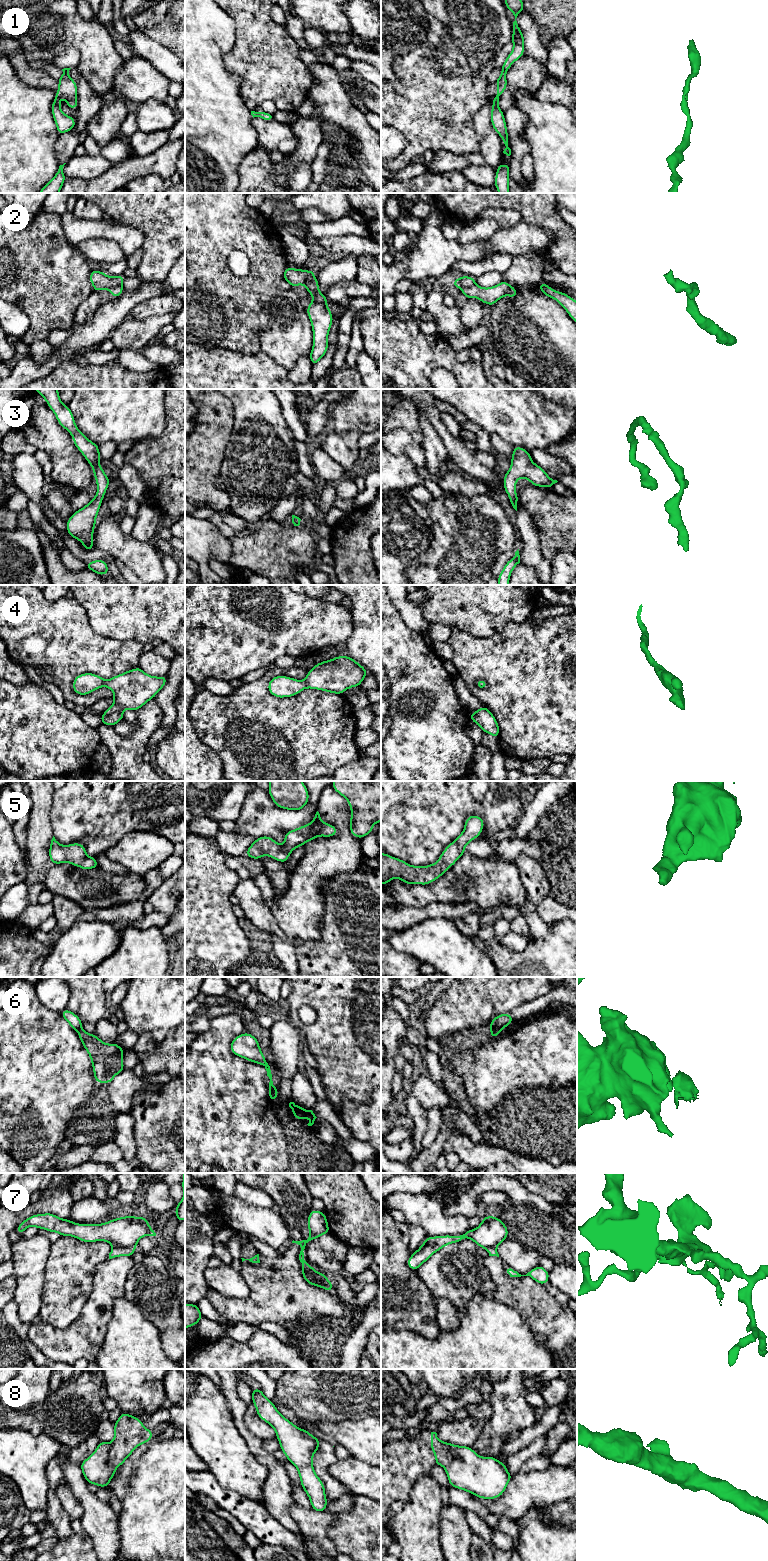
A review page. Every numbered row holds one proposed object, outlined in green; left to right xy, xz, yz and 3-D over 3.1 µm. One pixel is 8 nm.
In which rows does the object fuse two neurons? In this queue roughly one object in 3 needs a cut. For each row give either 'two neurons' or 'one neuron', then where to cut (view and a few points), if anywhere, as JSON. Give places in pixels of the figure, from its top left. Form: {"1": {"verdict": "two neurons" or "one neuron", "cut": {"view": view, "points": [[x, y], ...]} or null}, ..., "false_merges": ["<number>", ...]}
{"1": {"verdict": "one neuron", "cut": null}, "2": {"verdict": "two neurons", "cut": {"view": "yz", "points": [[475, 283], [461, 288]]}}, "3": {"verdict": "one neuron", "cut": null}, "4": {"verdict": "one neuron", "cut": null}, "5": {"verdict": "one neuron", "cut": null}, "6": {"verdict": "two neurons", "cut": {"view": "yz", "points": [[491, 1028], [497, 1028], [500, 1031]]}}, "7": {"verdict": "two neurons", "cut": {"view": "xz", "points": [[310, 1266], [312, 1276], [317, 1281], [325, 1281], [332, 1287]]}}, "8": {"verdict": "two neurons", "cut": {"view": "xy", "points": [[109, 1443], [108, 1462], [116, 1467]]}}, "false_merges": ["2", "6", "7", "8"]}

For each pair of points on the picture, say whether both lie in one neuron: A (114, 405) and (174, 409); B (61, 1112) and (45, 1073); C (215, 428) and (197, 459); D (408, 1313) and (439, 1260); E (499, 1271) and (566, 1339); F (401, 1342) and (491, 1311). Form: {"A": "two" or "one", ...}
{"A": "two", "B": "one", "C": "one", "D": "two", "E": "one", "F": "one"}

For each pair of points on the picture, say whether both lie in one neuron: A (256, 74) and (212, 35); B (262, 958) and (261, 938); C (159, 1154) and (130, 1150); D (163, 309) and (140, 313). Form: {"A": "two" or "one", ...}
{"A": "two", "B": "one", "C": "two", "D": "one"}

